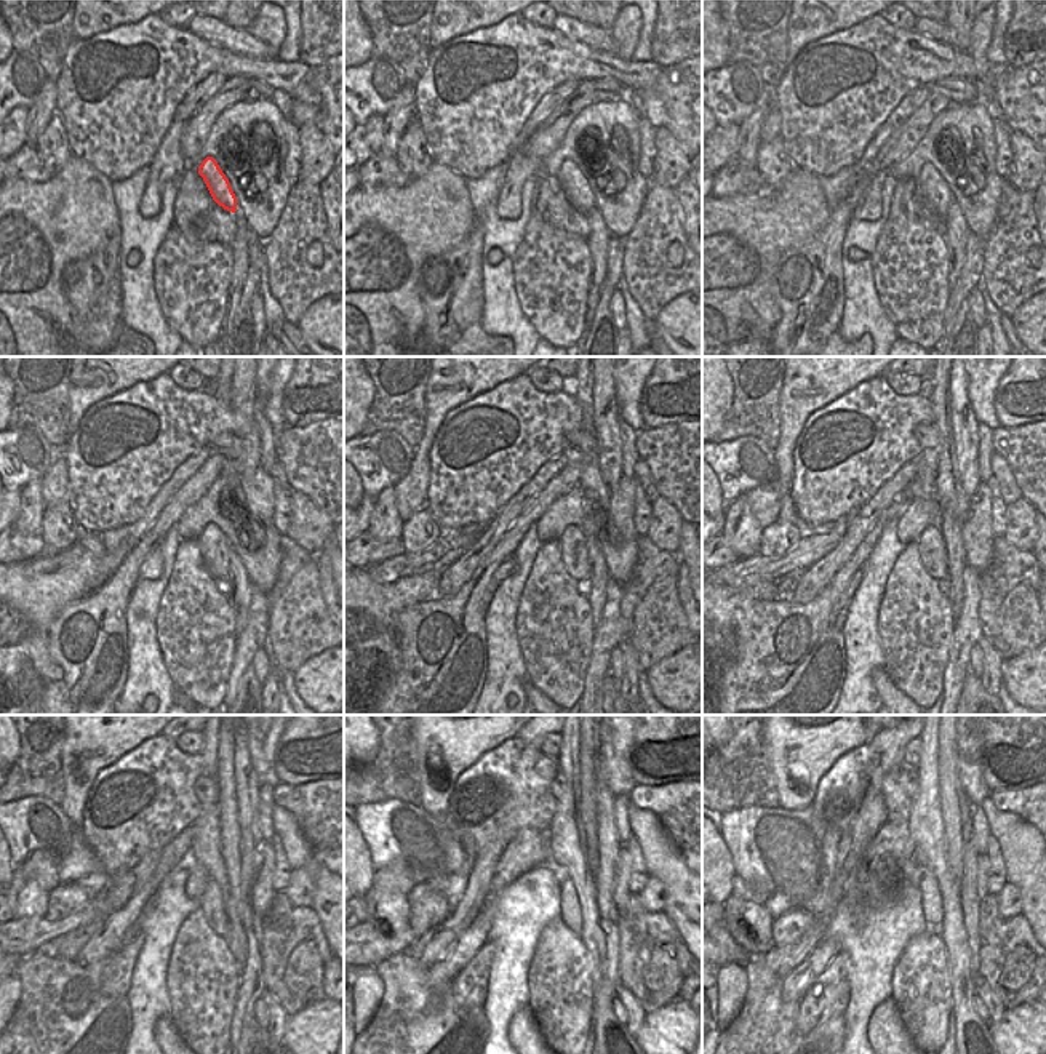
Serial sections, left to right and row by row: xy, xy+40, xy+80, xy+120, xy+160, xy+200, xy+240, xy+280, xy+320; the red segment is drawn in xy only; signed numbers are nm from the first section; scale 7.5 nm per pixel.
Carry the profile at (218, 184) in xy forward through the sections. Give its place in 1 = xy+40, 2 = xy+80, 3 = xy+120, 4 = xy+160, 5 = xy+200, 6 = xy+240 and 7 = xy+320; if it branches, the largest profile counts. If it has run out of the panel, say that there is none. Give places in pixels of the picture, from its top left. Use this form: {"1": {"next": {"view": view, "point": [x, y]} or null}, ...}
{"1": {"next": {"view": "xy+40", "point": [573, 183]}}, "2": {"next": {"view": "xy+80", "point": [930, 186]}}, "3": {"next": {"view": "xy+120", "point": [215, 547]}}, "4": {"next": {"view": "xy+160", "point": [573, 544]}}, "5": {"next": {"view": "xy+200", "point": [931, 546]}}, "6": {"next": {"view": "xy+240", "point": [213, 901]}}, "7": {"next": {"view": "xy+320", "point": [931, 907]}}}

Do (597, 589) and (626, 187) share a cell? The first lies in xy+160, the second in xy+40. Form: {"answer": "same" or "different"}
{"answer": "different"}

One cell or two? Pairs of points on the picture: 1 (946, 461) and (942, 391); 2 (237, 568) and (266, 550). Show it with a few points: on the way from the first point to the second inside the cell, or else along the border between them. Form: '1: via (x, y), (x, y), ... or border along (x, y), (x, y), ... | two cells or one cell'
1: via (946, 443), (942, 408) | one cell
2: border along (232, 549), (253, 586) | two cells

